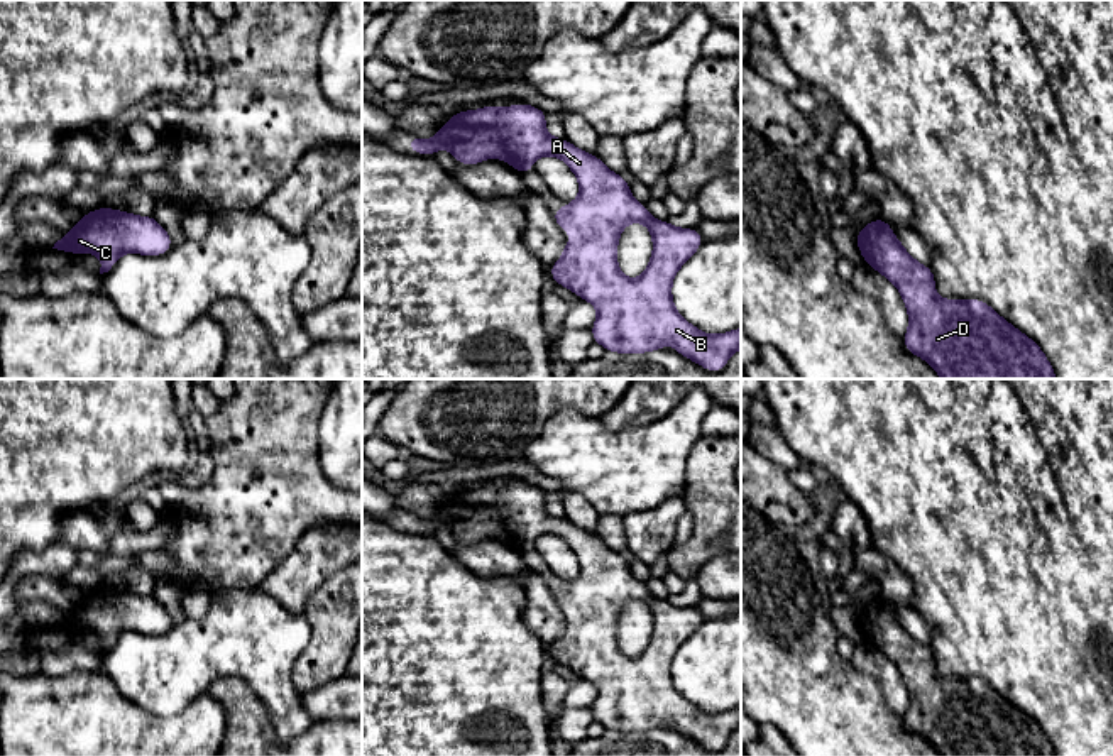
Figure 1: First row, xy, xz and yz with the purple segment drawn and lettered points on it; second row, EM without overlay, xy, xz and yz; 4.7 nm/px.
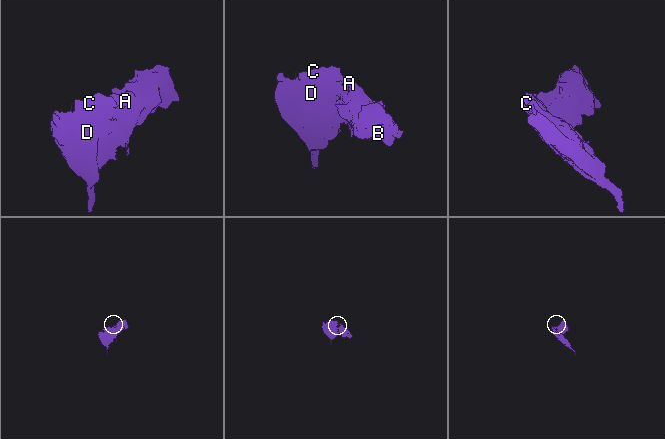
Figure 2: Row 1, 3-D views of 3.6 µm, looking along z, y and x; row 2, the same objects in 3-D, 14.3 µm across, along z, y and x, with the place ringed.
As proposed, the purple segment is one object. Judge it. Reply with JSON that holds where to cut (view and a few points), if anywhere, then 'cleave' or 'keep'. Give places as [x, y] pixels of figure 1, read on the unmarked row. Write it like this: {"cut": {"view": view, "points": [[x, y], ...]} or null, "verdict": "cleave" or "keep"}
{"cut": null, "verdict": "keep"}

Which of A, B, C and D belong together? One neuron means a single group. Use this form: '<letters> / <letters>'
A B C D

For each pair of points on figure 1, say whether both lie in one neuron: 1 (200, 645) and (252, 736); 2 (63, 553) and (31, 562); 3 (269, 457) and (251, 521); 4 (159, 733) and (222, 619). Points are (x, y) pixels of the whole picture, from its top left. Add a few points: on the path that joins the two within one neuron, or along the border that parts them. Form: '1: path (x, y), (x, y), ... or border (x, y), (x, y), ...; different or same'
1: border (207, 689), (219, 679), (239, 677), (256, 697); different
2: path (54, 562), (39, 562); same
3: path (268, 472), (268, 489), (256, 506); same
4: border (202, 695), (175, 717), (156, 717), (131, 702); different

